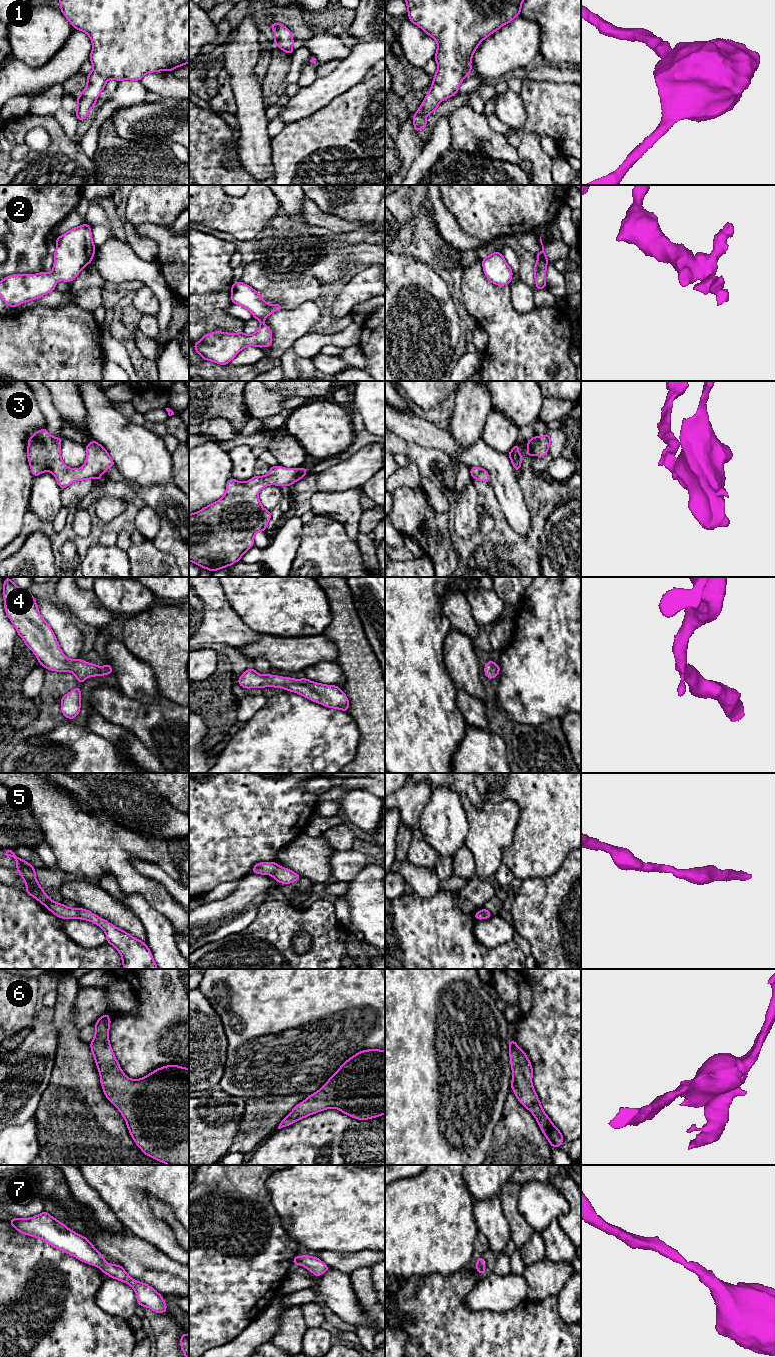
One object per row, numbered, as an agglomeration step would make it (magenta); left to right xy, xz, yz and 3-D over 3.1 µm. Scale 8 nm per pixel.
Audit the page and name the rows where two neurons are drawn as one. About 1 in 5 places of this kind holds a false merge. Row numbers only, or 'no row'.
no row

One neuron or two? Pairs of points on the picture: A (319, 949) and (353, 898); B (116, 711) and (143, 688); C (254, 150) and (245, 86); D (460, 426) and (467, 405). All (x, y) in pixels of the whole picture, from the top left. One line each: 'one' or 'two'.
A: two
B: two
C: one
D: one

